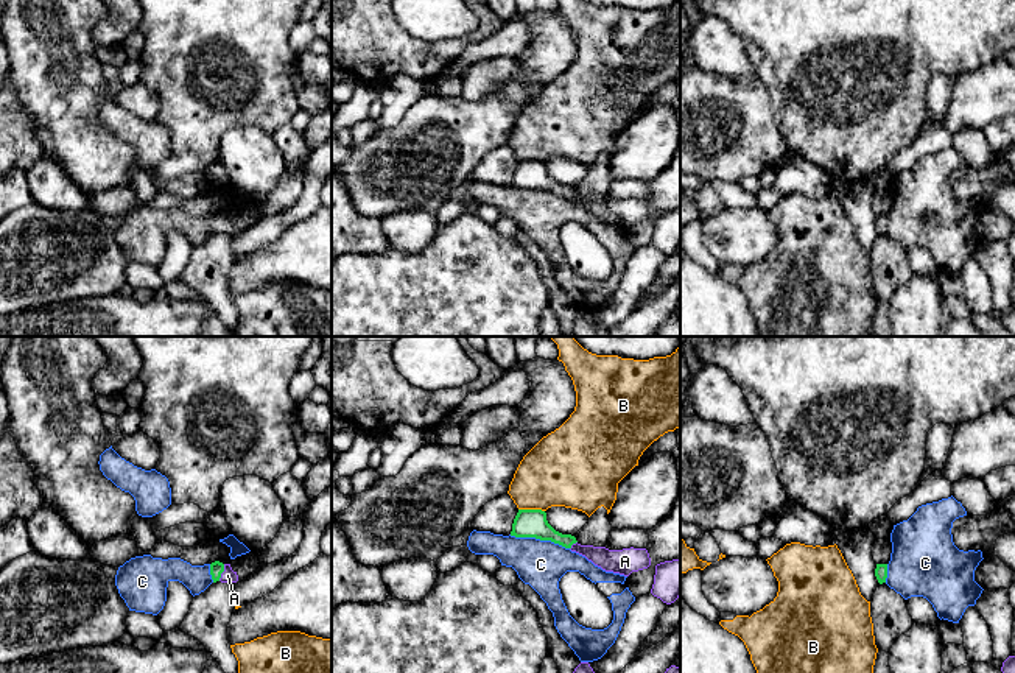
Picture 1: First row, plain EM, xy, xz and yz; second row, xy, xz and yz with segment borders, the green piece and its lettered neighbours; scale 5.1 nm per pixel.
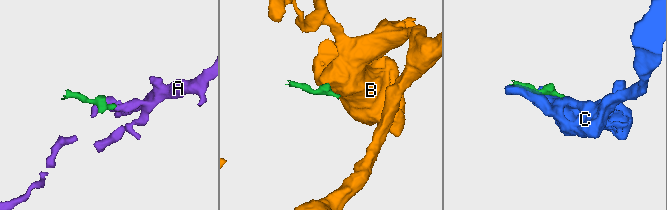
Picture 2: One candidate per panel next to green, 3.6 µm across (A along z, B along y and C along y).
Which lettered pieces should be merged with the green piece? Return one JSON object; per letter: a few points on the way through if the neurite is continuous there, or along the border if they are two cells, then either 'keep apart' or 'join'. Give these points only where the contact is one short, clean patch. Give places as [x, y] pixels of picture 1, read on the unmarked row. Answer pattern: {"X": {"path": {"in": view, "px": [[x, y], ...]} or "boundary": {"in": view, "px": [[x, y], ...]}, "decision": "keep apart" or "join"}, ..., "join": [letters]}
{"A": {"path": {"in": "xy", "px": [[217, 218], [221, 223], [228, 226]]}, "decision": "join"}, "B": {"boundary": {"in": "xz", "px": [[519, 159], [540, 159], [544, 162]]}, "decision": "keep apart"}, "C": {"boundary": {"in": "xz", "px": [[509, 186], [550, 190], [568, 200]]}, "decision": "keep apart"}, "join": ["A"]}

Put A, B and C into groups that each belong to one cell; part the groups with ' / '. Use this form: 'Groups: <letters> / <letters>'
Groups: A / B / C

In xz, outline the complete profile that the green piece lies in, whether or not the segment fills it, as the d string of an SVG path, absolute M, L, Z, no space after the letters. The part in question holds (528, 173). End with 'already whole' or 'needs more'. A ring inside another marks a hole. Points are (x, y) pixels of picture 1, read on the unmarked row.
M518 160L511 187L551 192L576 203L606 223L629 227L632 223L648 220L651 209L646 199L609 201L606 198L581 196L574 187L556 182L542 160Z; needs more

